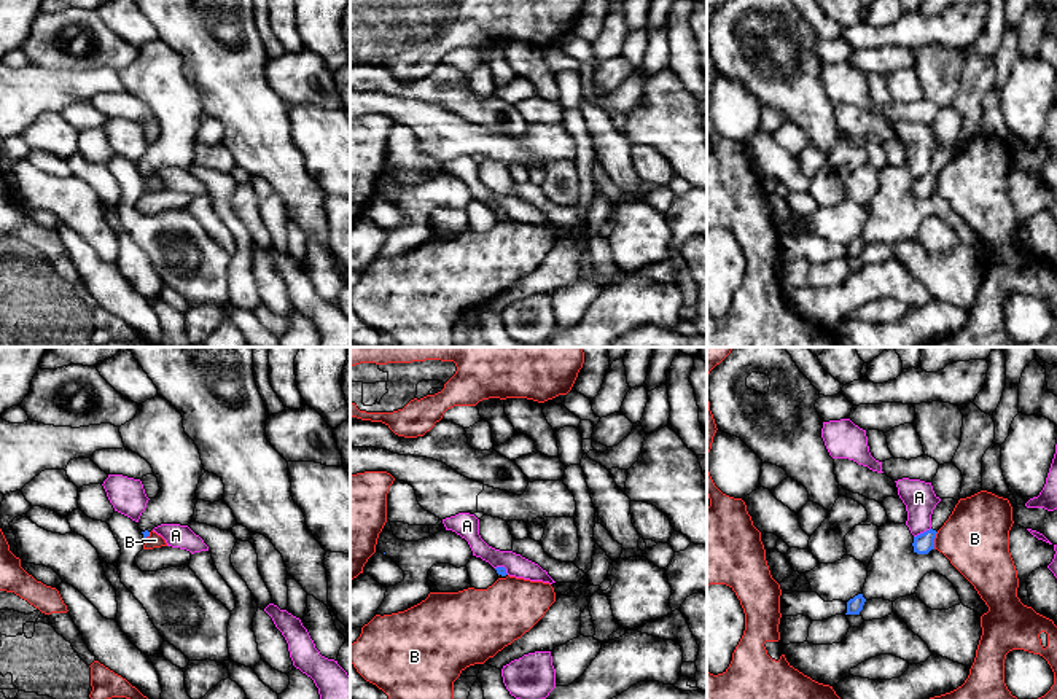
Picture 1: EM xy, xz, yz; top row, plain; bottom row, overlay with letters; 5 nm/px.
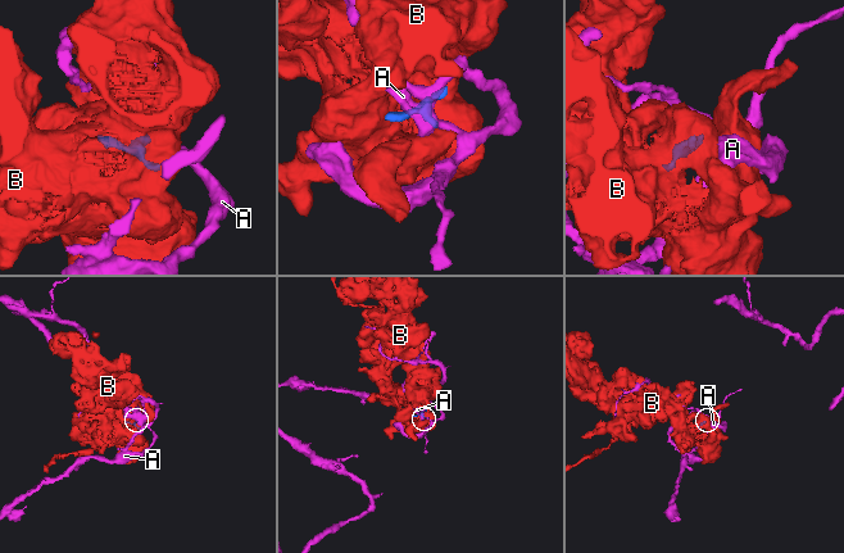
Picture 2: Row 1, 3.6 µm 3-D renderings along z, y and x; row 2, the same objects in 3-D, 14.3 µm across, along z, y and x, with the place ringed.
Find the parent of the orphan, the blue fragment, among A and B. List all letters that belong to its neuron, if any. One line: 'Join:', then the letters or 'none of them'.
Join: none of them

